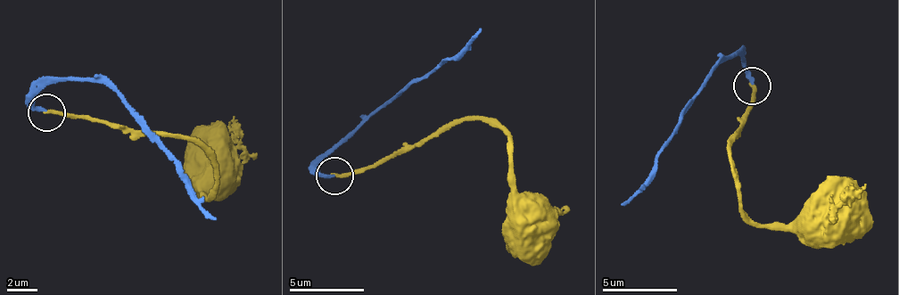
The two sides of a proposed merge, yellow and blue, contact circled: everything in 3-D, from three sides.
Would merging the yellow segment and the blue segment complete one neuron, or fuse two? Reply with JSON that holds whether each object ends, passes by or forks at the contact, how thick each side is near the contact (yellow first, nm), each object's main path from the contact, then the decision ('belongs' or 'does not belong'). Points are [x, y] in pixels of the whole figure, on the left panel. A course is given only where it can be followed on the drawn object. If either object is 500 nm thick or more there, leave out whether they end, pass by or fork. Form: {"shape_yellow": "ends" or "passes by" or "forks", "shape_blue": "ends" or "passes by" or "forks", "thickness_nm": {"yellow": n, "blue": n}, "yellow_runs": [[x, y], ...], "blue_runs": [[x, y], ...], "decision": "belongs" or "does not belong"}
{"shape_yellow": "ends", "shape_blue": "ends", "thickness_nm": {"yellow": 240, "blue": 200}, "yellow_runs": [[47, 112], [89, 116], [136, 131], [180, 134], [210, 158], [217, 184], [207, 198], [197, 181], [213, 172]], "blue_runs": [[47, 109], [34, 97], [50, 84], [70, 79], [107, 86], [215, 218]], "decision": "belongs"}

